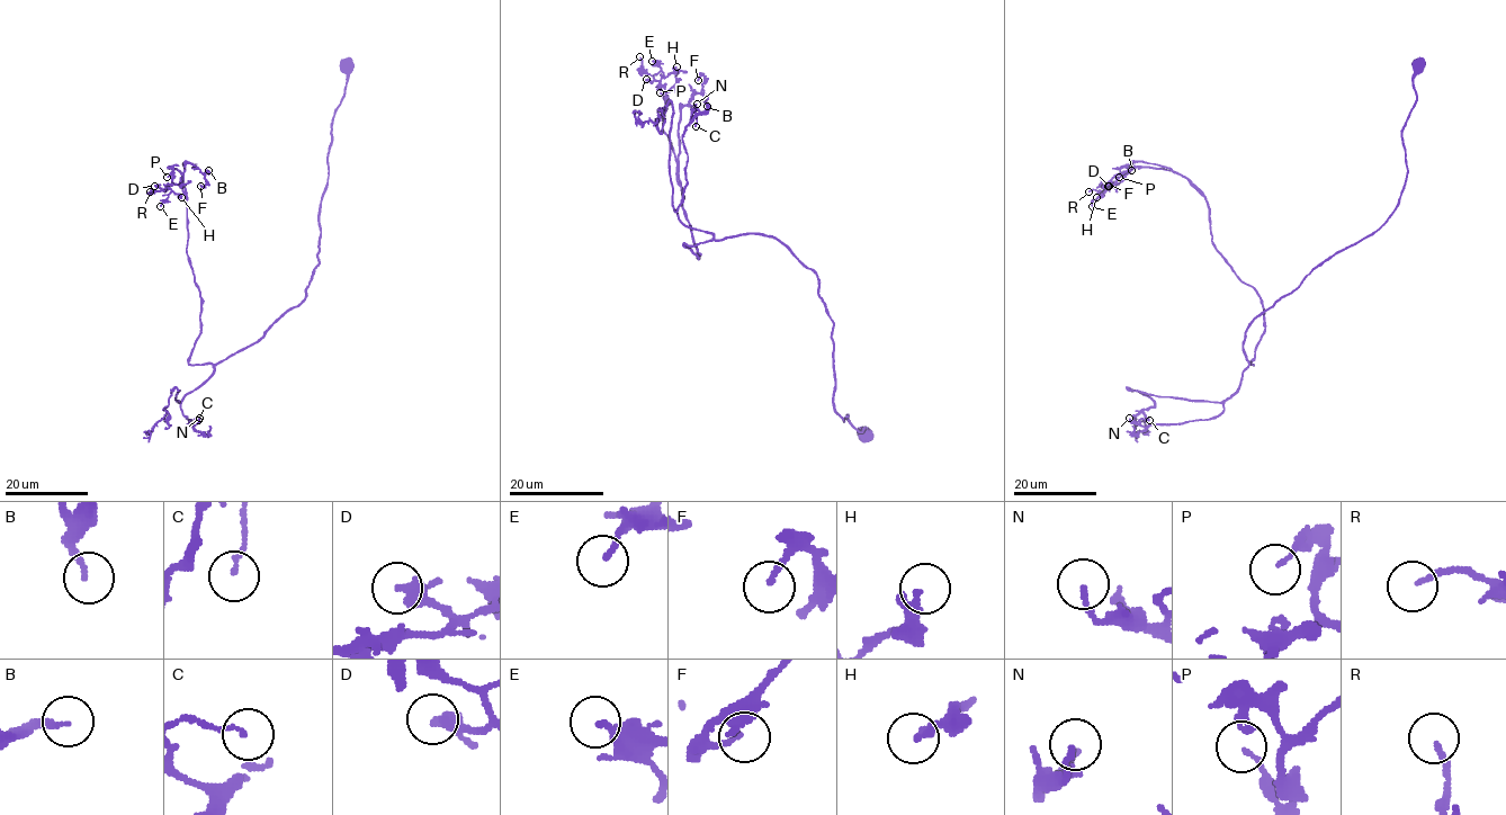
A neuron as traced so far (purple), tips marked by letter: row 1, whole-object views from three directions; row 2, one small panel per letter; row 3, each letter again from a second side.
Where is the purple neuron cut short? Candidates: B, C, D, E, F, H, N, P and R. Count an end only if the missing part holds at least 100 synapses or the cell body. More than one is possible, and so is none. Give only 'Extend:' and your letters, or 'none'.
Extend: none

